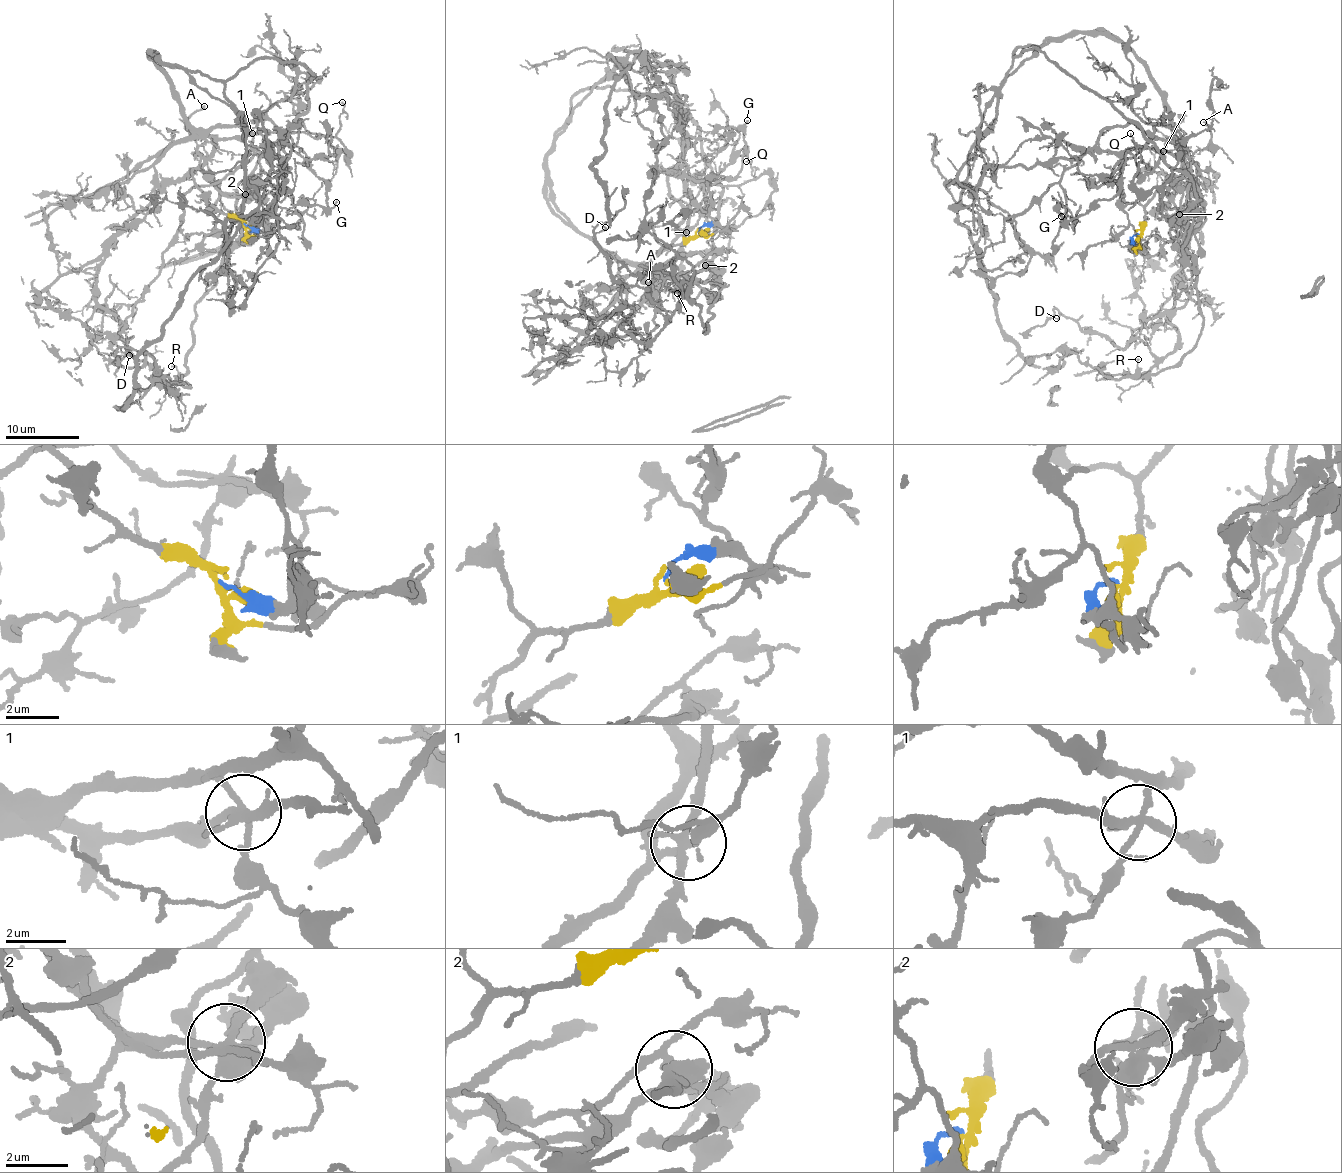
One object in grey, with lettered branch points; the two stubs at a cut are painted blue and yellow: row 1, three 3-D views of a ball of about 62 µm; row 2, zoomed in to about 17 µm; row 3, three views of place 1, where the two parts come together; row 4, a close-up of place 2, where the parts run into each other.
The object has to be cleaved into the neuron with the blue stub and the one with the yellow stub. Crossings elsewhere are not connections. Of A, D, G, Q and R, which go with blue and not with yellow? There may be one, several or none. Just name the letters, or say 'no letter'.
D, G, Q

